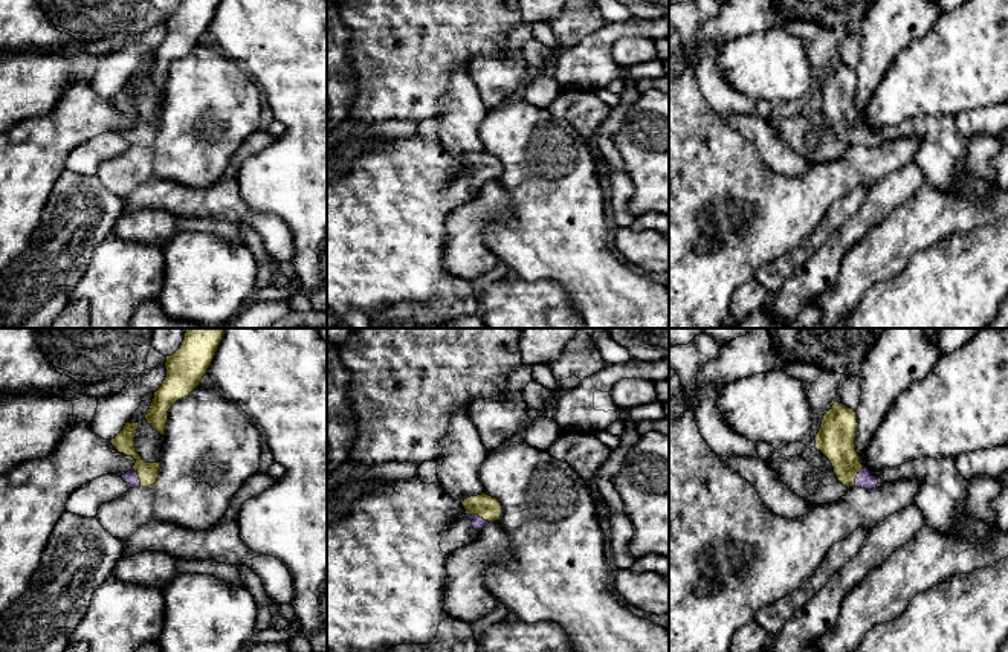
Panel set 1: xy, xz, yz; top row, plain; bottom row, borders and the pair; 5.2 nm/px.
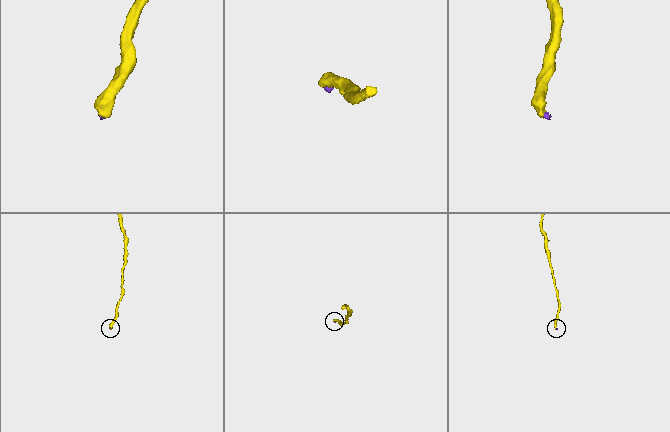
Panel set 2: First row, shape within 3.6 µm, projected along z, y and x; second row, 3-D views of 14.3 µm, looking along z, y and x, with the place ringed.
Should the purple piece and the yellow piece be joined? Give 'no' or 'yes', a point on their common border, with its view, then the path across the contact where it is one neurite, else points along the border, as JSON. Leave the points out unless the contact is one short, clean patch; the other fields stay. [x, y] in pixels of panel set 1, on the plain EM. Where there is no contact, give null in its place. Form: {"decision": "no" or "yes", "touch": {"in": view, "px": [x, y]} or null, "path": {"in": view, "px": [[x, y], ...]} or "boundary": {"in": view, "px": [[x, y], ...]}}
{"decision": "yes", "touch": {"in": "xz", "px": [478, 174]}, "path": {"in": "xz", "px": [[478, 180], [478, 174], [489, 167]]}}

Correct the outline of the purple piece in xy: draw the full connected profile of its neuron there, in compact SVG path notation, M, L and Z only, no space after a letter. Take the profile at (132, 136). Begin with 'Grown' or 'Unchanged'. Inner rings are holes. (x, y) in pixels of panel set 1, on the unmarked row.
Grown. M127 79L124 87L110 98L111 104L127 115L136 118L131 128L122 133L122 137L127 140L128 147L134 145L150 145L157 140L159 136L159 121L145 121L142 115L136 110L134 95L137 92L139 81Z

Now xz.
Grown. M486 151L461 159L466 174L451 182L440 199L443 211L452 214L457 208L467 205L480 195L481 188L501 177L502 163L496 156Z

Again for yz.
Grown. M835 58L823 73L816 93L816 107L831 119L843 144L872 148L881 145L884 139L860 121L855 108L857 86L857 70Z

